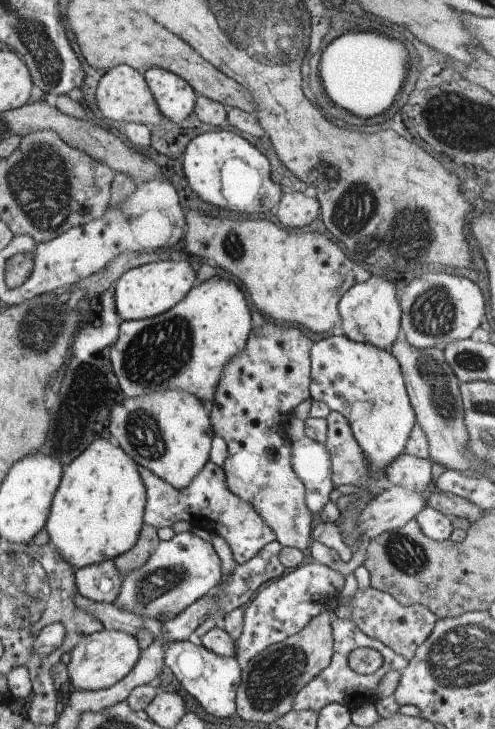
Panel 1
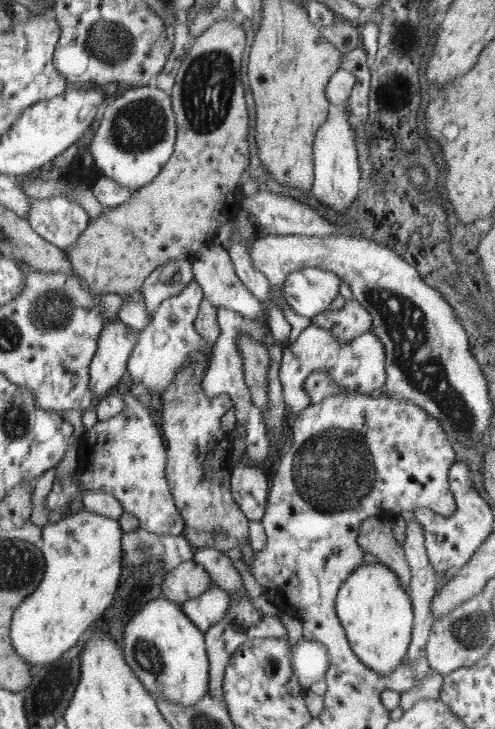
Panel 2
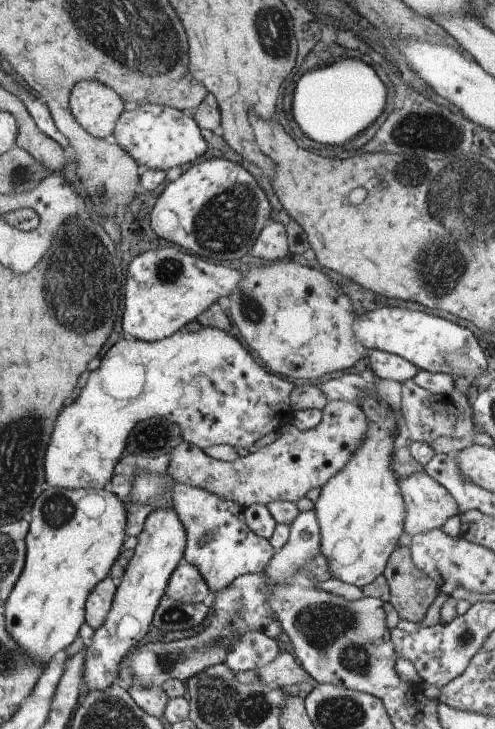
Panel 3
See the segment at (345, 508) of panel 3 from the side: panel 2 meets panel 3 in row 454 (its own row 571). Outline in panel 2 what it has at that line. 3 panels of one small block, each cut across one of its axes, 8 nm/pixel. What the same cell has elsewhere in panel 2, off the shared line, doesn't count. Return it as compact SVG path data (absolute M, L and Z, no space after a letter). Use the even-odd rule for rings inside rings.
M366 563L360 565L347 578L336 596L335 610L347 633L351 649L367 667L371 667L382 676L390 674L404 662L412 622L412 604L404 586L400 586L396 573L383 563Z

